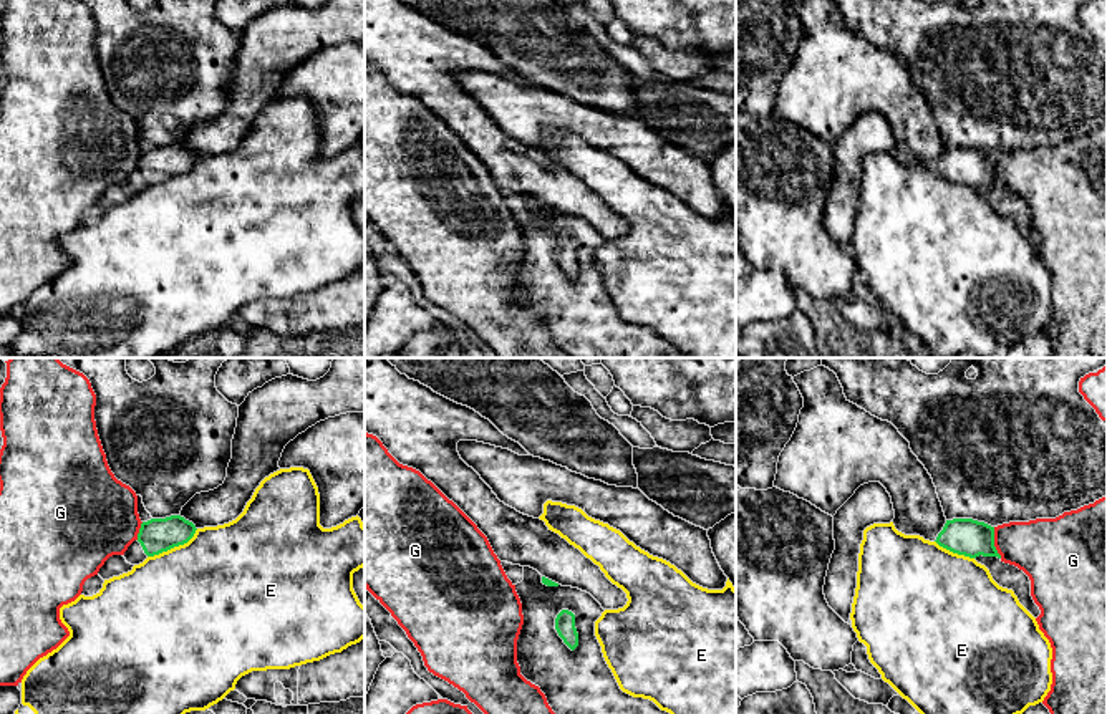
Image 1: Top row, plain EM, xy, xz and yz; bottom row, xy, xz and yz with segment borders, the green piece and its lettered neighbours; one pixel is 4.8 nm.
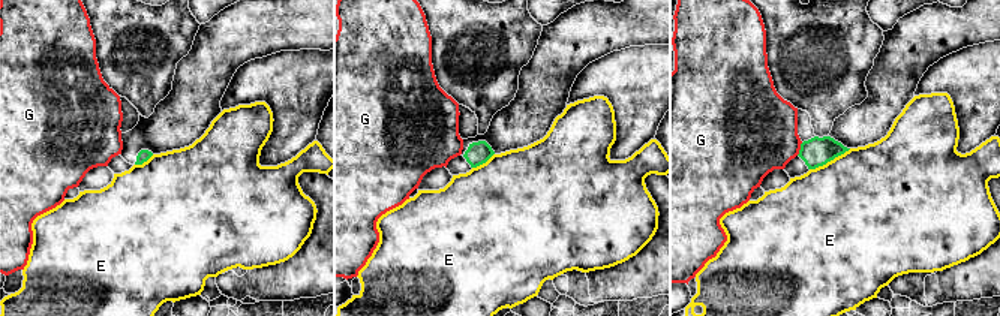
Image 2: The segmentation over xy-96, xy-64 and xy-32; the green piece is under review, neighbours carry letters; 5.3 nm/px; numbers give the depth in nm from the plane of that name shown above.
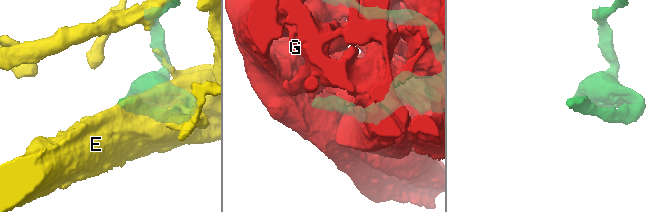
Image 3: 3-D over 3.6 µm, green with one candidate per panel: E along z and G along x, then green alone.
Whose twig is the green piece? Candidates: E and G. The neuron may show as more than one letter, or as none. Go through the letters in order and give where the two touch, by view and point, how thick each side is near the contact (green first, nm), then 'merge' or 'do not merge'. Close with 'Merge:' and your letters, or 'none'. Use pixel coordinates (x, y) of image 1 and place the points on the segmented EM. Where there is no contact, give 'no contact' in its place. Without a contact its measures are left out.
E: xy (173, 547) | 170/500 nm | do not merge
G: yz (993, 542) | 180/300 nm | do not merge
Merge: none

